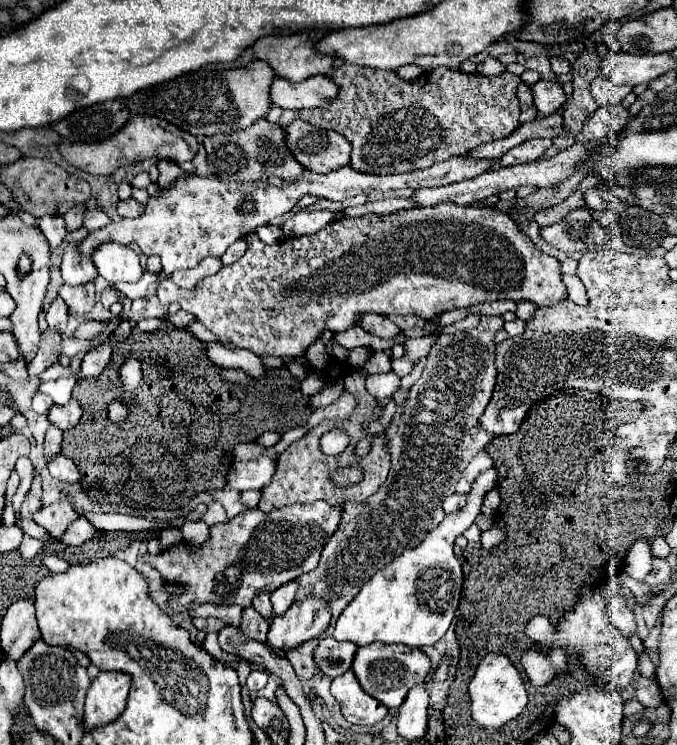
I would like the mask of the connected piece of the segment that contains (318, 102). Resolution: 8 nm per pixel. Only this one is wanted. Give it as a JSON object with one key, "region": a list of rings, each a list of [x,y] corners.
{"region":[[[315,75],[301,83],[277,77],[271,87],[271,101],[283,109],[313,109],[335,99],[337,93],[339,87],[325,75]]]}

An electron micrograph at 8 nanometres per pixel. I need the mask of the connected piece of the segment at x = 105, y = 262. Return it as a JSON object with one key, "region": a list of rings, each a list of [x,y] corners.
{"region":[[[115,243],[101,245],[93,255],[93,263],[99,275],[109,281],[109,285],[137,283],[143,277],[139,255],[125,245],[115,245]]]}

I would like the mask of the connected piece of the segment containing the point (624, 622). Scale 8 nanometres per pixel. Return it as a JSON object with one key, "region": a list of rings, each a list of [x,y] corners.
{"region":[[[615,595],[607,601],[607,609],[609,609],[609,617],[611,621],[617,625],[617,629],[629,637],[631,633],[635,633],[637,625],[635,625],[635,615],[633,609],[627,605],[627,601],[621,595]]]}

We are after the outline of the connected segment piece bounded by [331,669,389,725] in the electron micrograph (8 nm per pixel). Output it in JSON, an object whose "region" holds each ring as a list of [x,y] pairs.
{"region":[[[353,669],[333,679],[331,695],[341,703],[343,717],[355,725],[373,725],[381,721],[389,711],[383,703],[361,689]]]}

